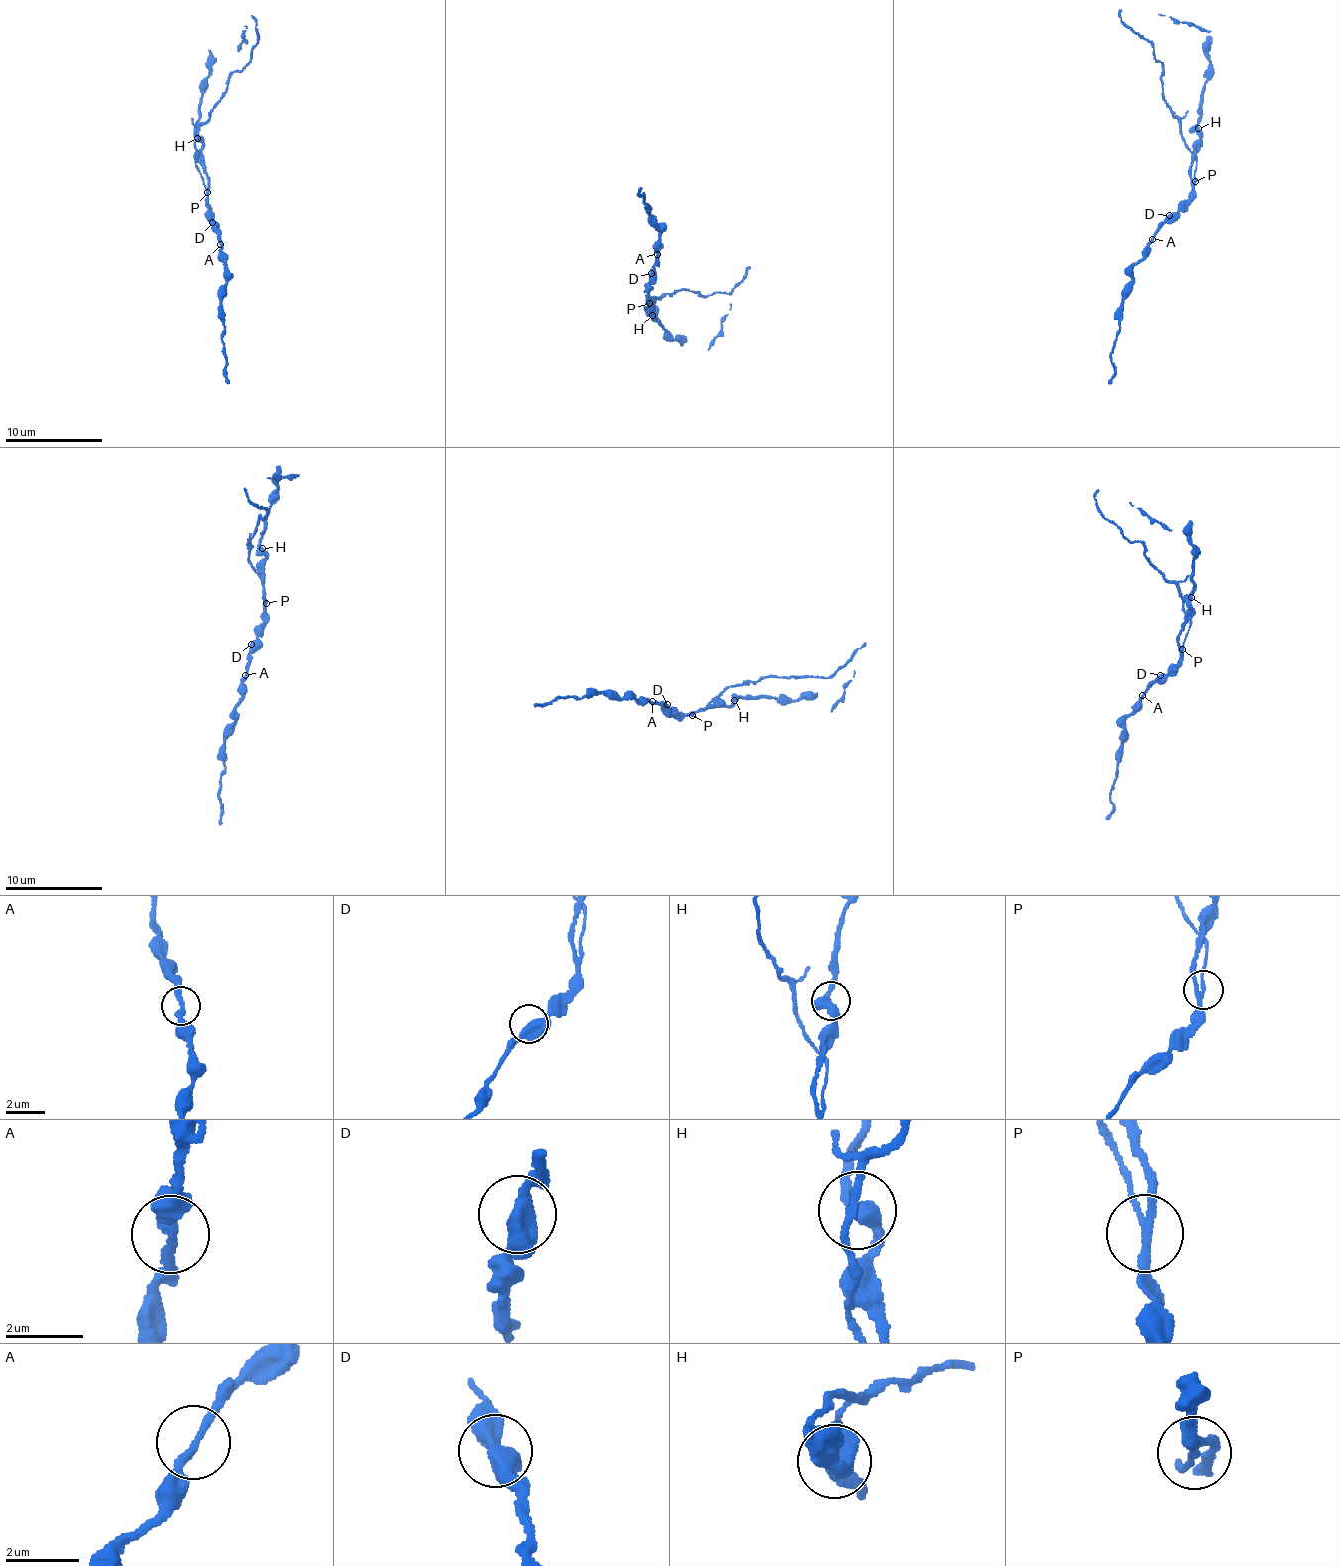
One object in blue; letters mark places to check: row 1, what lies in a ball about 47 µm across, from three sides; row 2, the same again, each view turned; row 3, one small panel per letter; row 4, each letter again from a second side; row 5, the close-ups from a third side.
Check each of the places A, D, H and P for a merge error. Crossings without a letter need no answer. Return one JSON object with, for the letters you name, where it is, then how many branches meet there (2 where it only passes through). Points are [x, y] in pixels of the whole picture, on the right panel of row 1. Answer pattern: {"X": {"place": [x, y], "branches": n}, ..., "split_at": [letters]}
{"A": {"place": [1152, 239], "branches": 2}, "P": {"place": [1195, 181], "branches": 3}, "split_at": ["A", "P"]}

